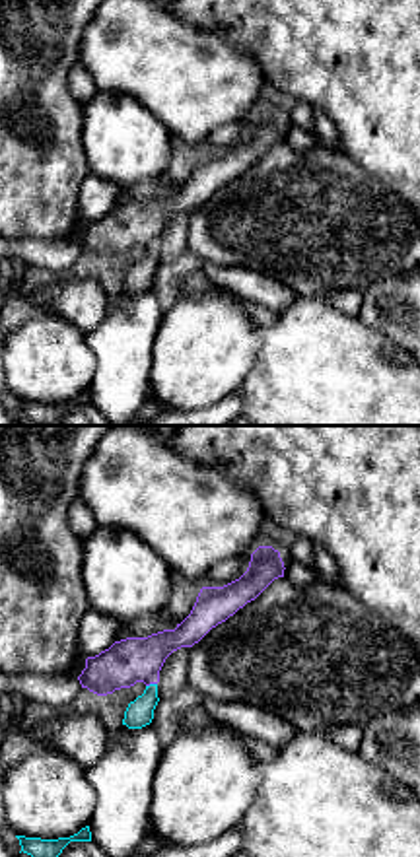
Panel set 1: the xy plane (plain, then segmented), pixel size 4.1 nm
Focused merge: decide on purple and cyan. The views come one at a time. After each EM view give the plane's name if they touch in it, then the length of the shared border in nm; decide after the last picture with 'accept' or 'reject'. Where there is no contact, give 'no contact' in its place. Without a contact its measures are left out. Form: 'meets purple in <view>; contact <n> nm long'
meets purple in xy; contact 50 nm long

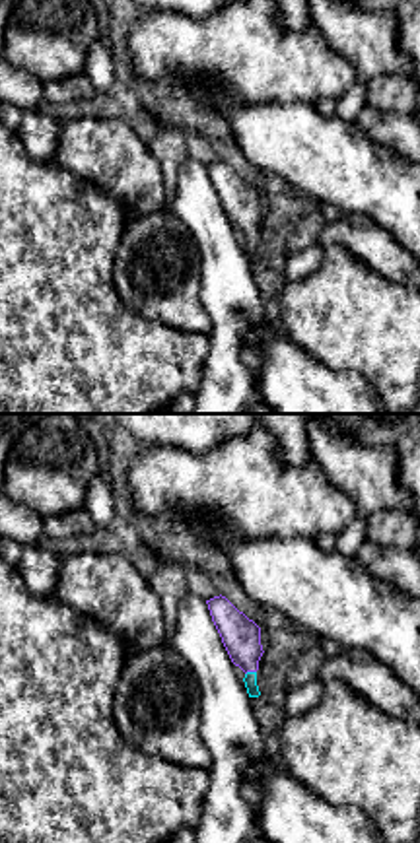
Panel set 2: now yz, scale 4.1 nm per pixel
meets purple in yz; contact 50 nm long

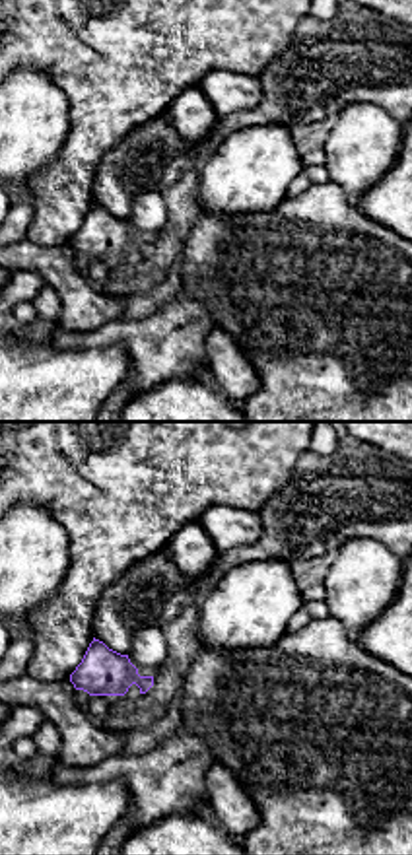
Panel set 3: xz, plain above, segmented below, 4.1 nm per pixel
no contact

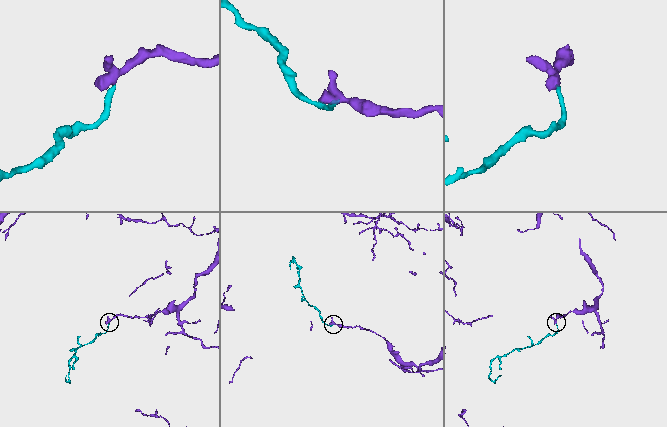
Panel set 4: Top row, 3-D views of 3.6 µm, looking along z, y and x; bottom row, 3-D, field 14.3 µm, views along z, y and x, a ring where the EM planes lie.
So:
accept

